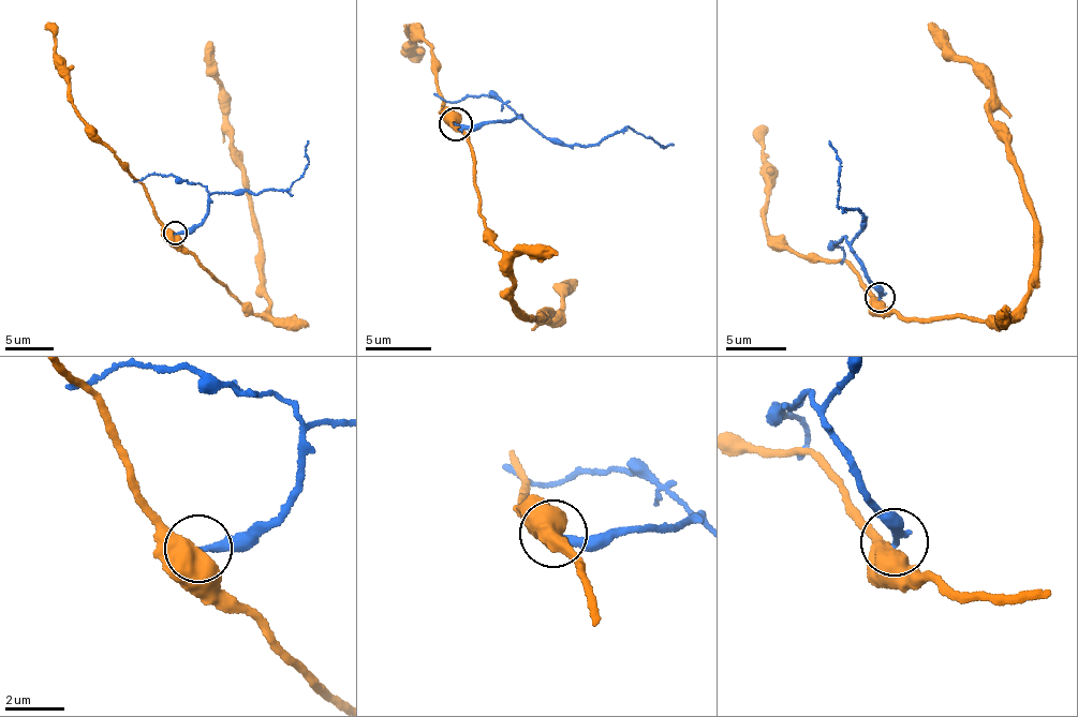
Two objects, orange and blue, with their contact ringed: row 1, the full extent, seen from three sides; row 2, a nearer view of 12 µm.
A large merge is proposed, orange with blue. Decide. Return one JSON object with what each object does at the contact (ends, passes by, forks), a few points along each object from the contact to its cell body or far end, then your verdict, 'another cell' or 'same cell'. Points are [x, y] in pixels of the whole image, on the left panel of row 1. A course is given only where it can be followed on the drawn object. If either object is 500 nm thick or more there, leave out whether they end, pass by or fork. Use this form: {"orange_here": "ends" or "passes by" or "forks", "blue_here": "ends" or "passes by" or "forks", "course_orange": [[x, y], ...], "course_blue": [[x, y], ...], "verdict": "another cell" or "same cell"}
{"course_orange": [[175, 233], [211, 273], [262, 314], [267, 301], [260, 233], [242, 155], [230, 138], [208, 41]], "course_blue": [[176, 234], [195, 230], [206, 212], [208, 196], [215, 193], [289, 189], [309, 162], [306, 150], [309, 142]], "verdict": "another cell"}

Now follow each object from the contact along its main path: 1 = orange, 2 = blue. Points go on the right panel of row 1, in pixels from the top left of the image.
1: (877, 298), (904, 317), (1002, 322), (1031, 293), (1033, 207), (1005, 127), (991, 116), (990, 80), (930, 23)
2: (880, 298), (851, 247), (865, 219), (857, 208), (840, 206), (837, 150), (829, 140)

